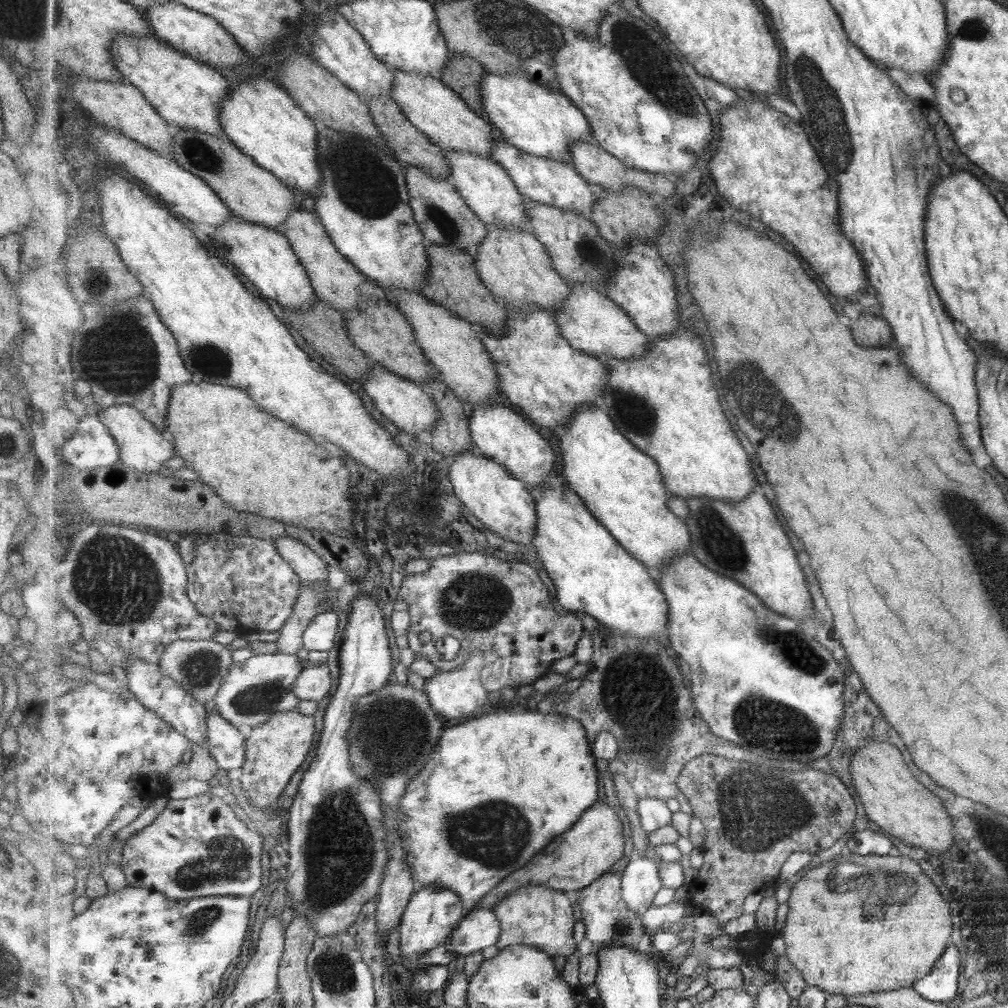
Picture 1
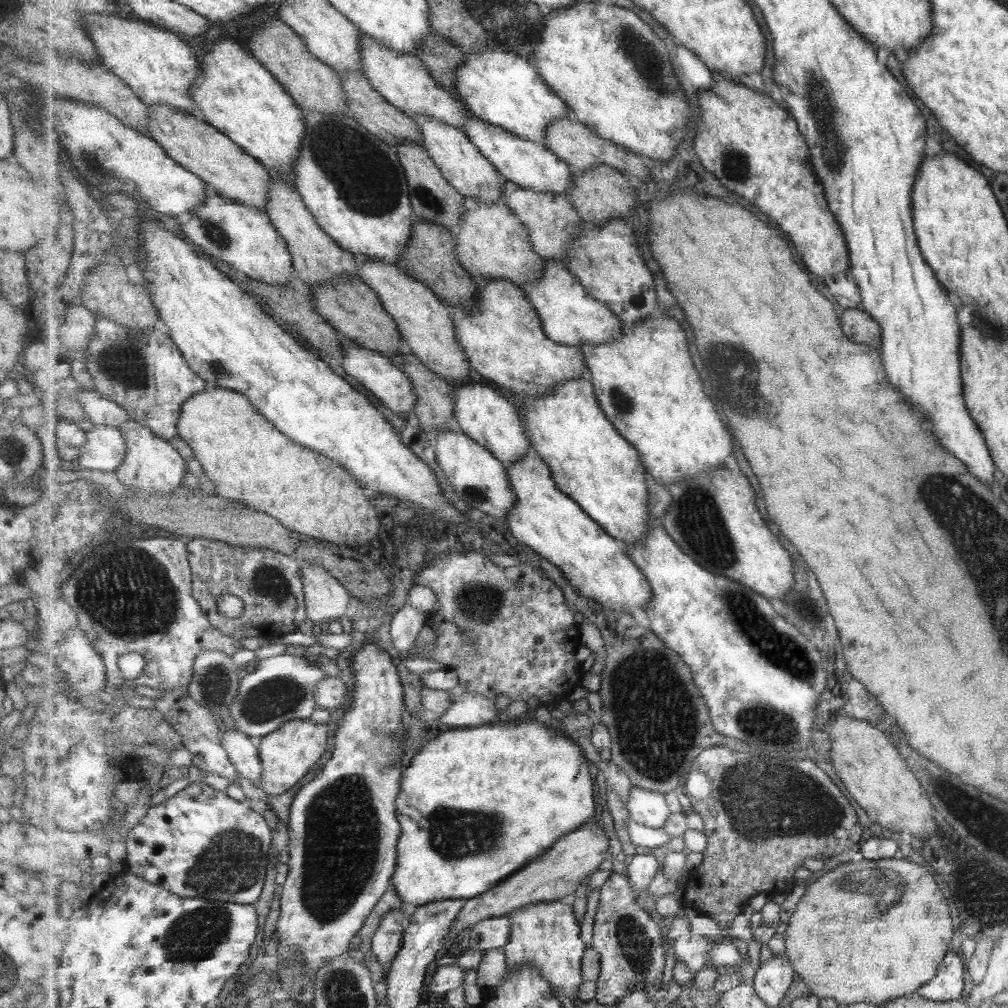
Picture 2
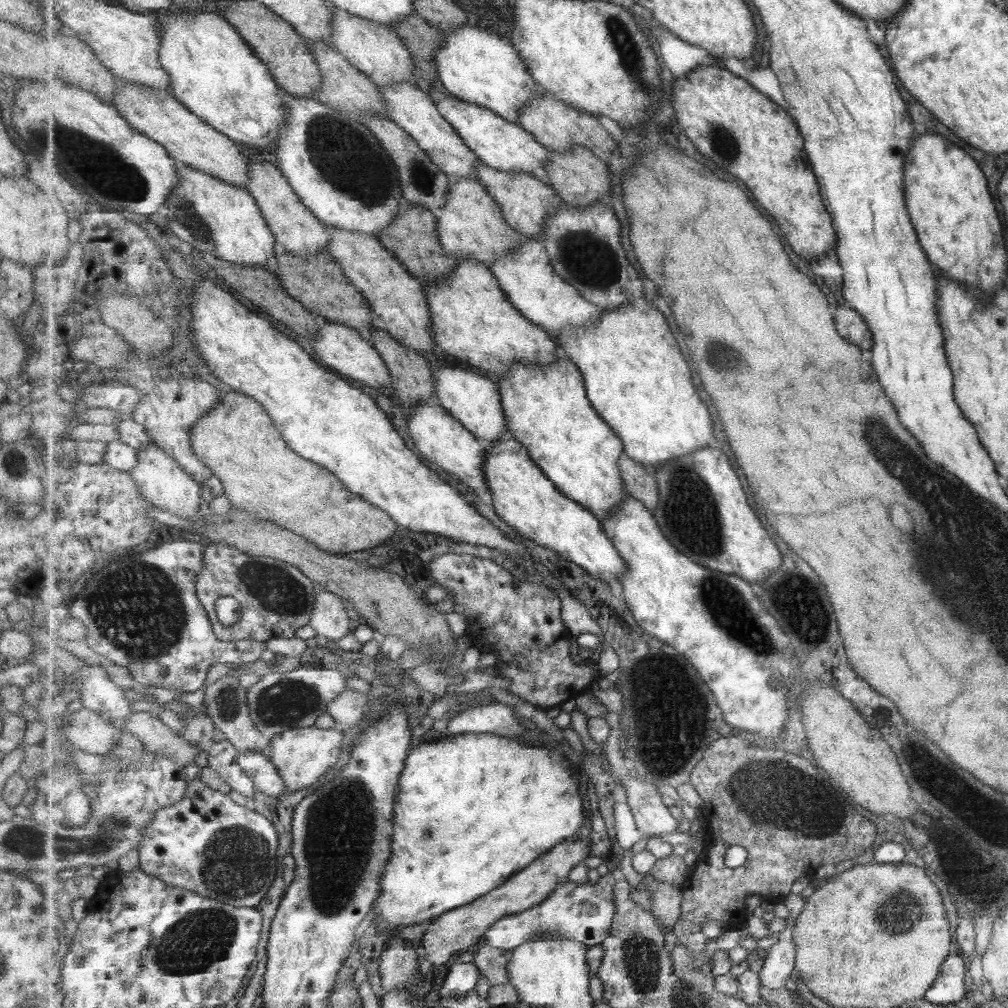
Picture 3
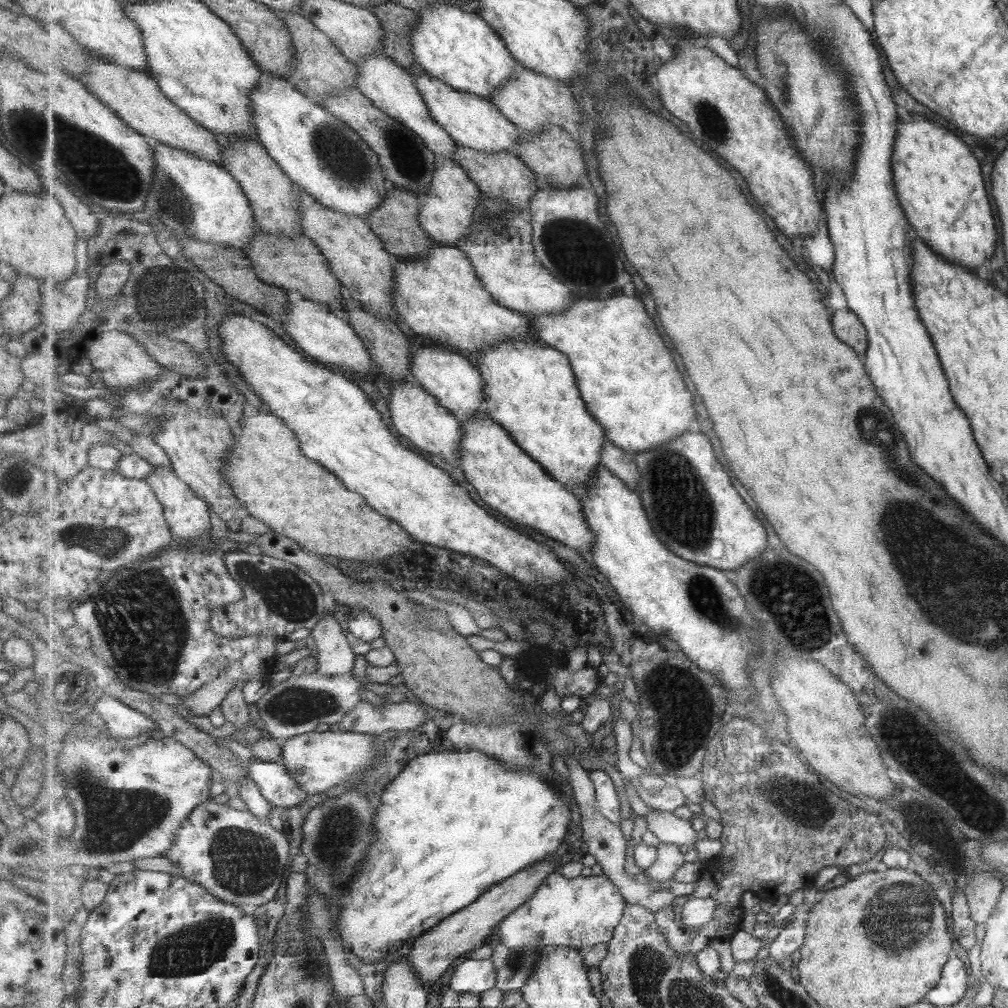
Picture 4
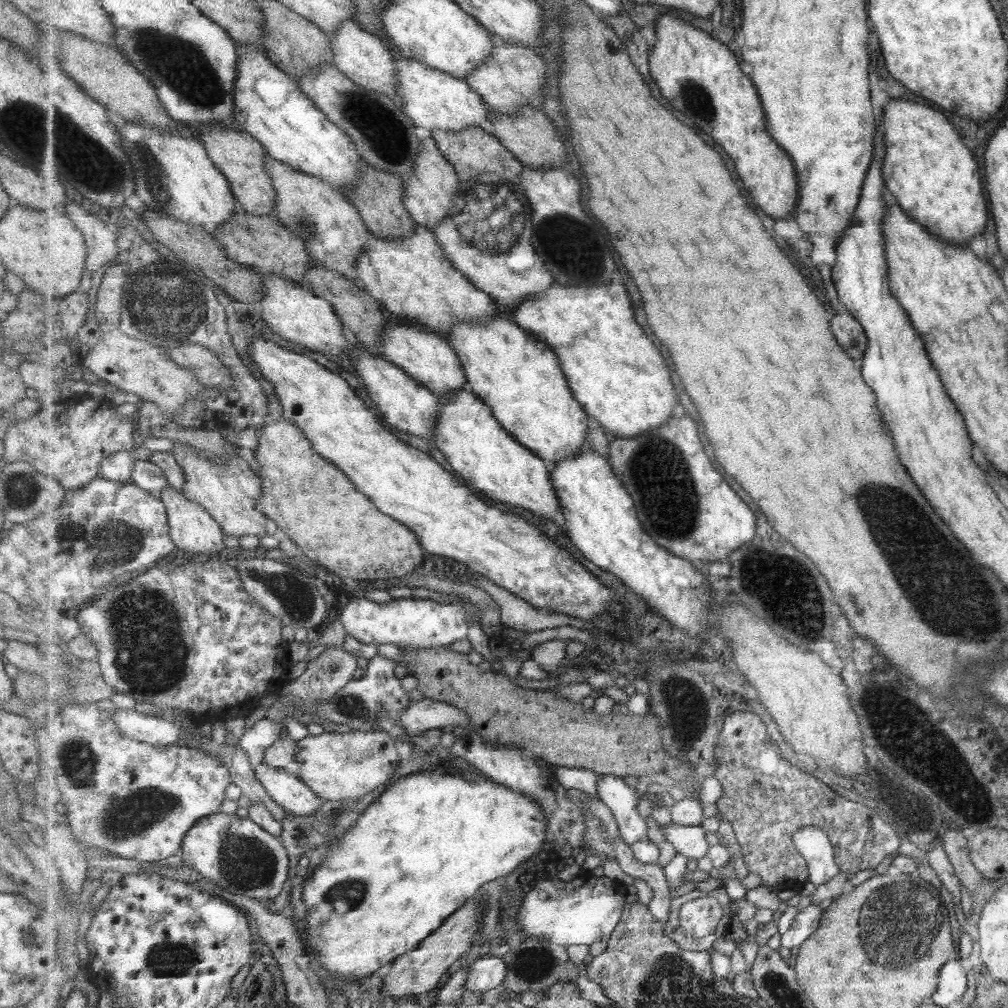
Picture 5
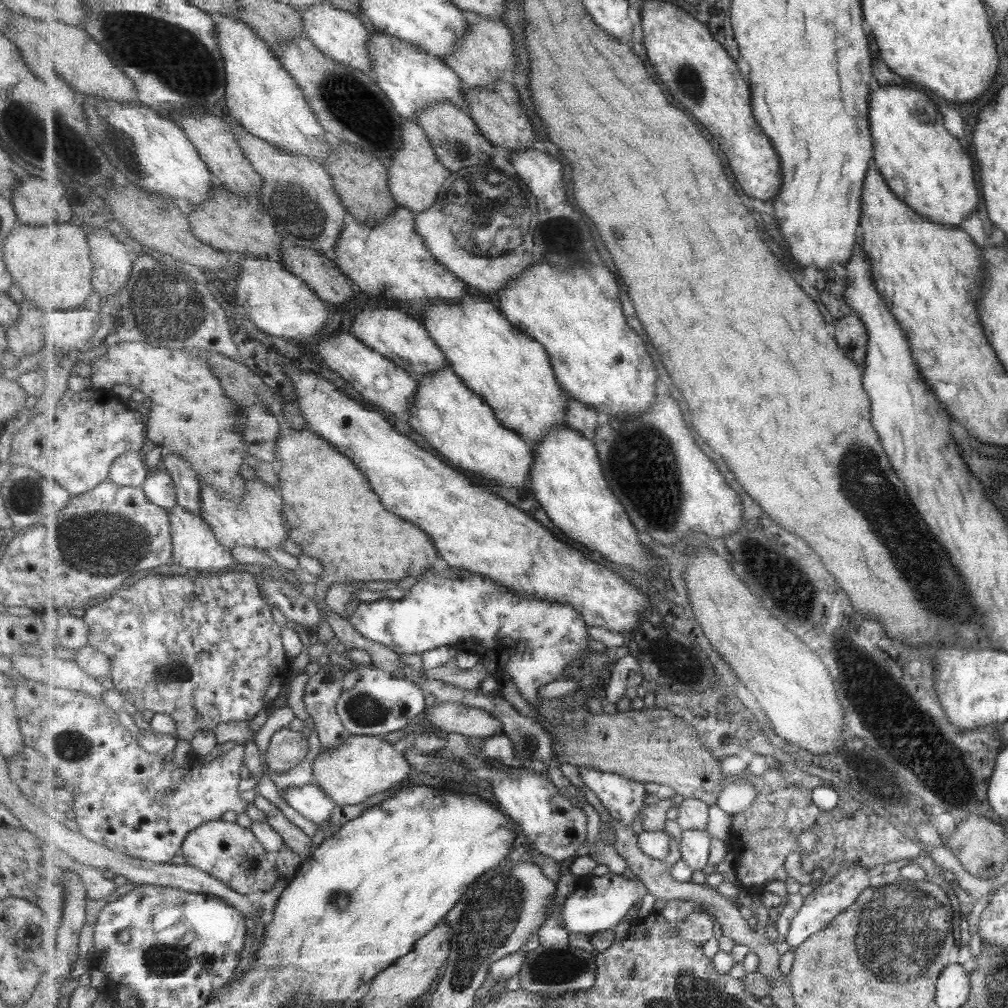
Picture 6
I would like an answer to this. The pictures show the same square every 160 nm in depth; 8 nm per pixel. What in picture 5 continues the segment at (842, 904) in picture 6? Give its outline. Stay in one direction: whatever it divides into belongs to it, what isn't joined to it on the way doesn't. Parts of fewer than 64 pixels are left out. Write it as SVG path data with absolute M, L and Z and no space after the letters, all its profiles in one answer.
M829 902L817 906L809 905L803 909L793 920L791 928L778 939L778 944L783 948L791 948L791 950L803 946L804 942L809 940L819 928L820 920L825 914L828 904Z

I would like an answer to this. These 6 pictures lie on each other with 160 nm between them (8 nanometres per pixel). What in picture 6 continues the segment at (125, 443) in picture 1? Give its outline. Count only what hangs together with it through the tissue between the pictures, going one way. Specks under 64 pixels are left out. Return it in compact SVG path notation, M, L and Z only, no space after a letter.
M173 505L169 513L172 519L173 563L205 573L226 573L244 569L244 566L235 561L229 548L219 542L213 527L201 515L193 514L181 505Z

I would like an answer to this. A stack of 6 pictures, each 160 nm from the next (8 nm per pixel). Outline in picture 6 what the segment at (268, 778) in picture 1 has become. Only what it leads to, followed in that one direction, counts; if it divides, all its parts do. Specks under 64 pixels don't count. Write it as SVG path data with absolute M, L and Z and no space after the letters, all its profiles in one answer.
M354 735L341 746L318 753L312 764L312 774L320 787L341 807L355 806L377 792L389 790L397 782L405 780L412 766L396 744L378 736Z

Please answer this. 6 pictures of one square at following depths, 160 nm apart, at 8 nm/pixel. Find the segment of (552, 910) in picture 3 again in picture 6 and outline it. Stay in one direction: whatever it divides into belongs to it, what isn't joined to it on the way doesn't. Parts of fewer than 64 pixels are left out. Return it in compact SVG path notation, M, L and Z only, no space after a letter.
M609 872L605 876L582 878L575 892L571 892L561 908L560 921L569 932L577 932L592 937L595 933L617 928L627 912L639 907L645 894L649 893L646 884L639 879L627 879L622 875Z

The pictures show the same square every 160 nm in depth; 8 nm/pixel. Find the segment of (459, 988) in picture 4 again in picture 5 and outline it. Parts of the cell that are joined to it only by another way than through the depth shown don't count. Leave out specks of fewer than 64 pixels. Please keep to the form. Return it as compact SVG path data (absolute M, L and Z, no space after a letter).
M489 954L473 961L469 968L467 988L480 993L499 988L505 983L507 974L509 974L509 964L505 963L504 957L498 958Z

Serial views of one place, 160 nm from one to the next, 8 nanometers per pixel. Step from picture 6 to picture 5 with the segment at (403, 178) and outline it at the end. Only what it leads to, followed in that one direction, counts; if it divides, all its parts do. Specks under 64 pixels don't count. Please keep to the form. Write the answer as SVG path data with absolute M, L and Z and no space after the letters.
M433 136L421 143L421 153L416 162L416 170L410 176L410 180L405 180L406 196L404 197L413 220L432 230L446 218L461 212L461 208L455 207L455 198L459 194L461 178L456 167L445 158L437 143Z

